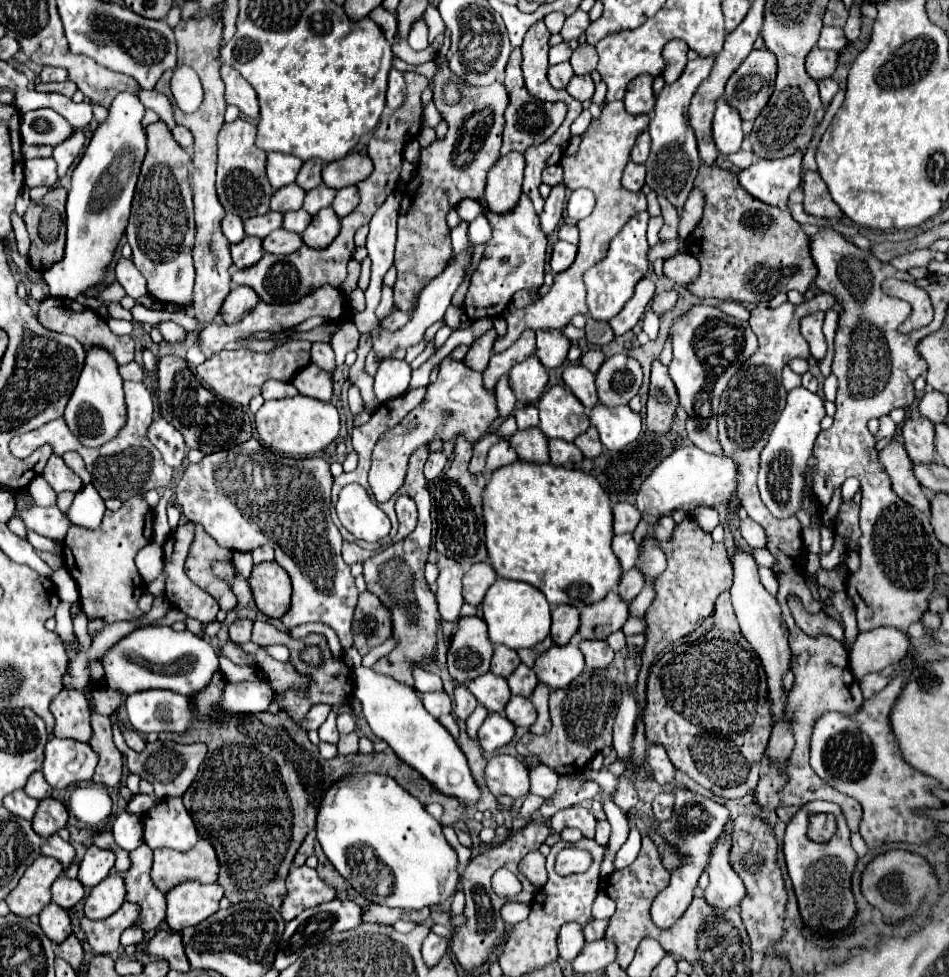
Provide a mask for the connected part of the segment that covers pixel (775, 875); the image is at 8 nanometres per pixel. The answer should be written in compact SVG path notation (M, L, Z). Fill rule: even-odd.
M738 816L734 820L730 864L742 878L746 888L746 896L740 902L740 916L750 936L750 948L758 954L772 954L772 946L784 930L784 904L788 900L788 894L776 860L776 852L778 844L774 828L766 820L758 816Z

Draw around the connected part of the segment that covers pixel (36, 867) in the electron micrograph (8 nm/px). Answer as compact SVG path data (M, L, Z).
M38 856L6 898L10 912L22 918L38 914L40 908L50 902L50 886L62 874L62 870L64 866L60 860Z

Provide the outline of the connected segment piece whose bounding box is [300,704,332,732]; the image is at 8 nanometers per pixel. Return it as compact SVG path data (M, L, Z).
M316 704L314 708L310 708L310 712L308 712L308 716L306 716L306 720L302 722L302 730L318 730L320 728L320 724L326 720L326 716L330 714L330 706L328 704Z

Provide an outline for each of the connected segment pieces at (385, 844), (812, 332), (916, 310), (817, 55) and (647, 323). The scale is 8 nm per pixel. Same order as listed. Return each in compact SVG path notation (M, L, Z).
M374 772L342 776L324 792L314 830L338 874L374 904L432 906L444 902L458 886L456 852L446 842L440 822L390 776Z
M816 312L816 314L804 316L800 320L800 332L808 340L810 354L816 360L822 360L824 354L826 354L826 340L824 340L824 334L822 334L822 320L824 320L824 312Z
M896 278L883 281L881 287L884 293L894 296L894 298L902 298L904 302L908 302L912 306L908 320L905 320L899 327L900 332L908 333L930 324L932 304L930 304L930 296L926 290L918 288L912 282L904 282L904 280L896 280Z
M812 48L810 54L806 56L806 72L814 80L832 76L836 70L836 64L838 64L838 52L834 52L834 50Z
M652 310L646 312L646 318L644 318L644 332L650 336L650 340L654 342L658 338L658 316L652 314Z

